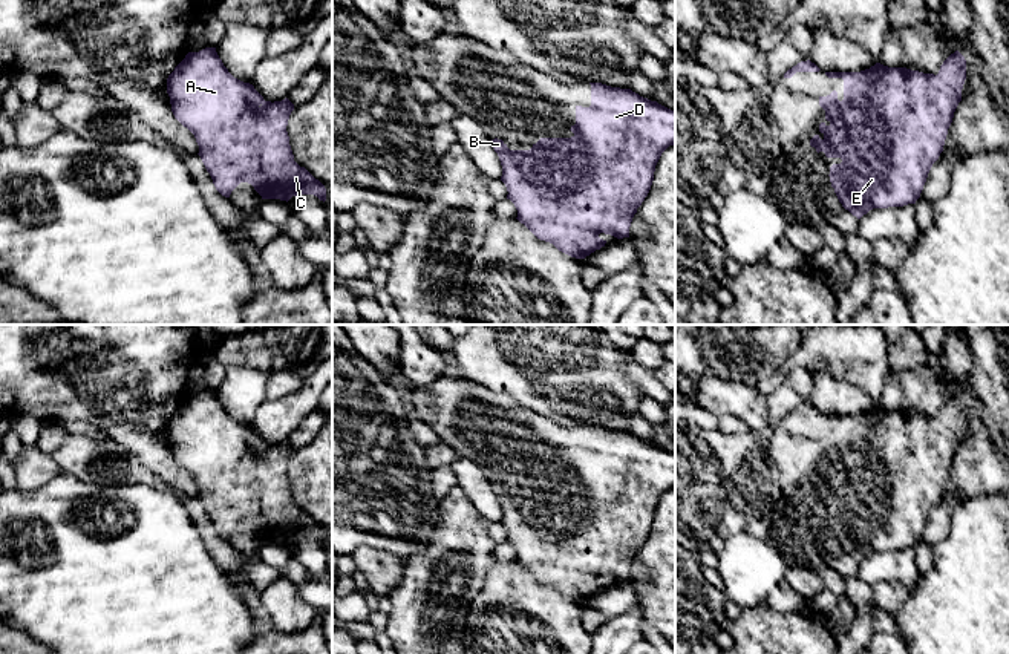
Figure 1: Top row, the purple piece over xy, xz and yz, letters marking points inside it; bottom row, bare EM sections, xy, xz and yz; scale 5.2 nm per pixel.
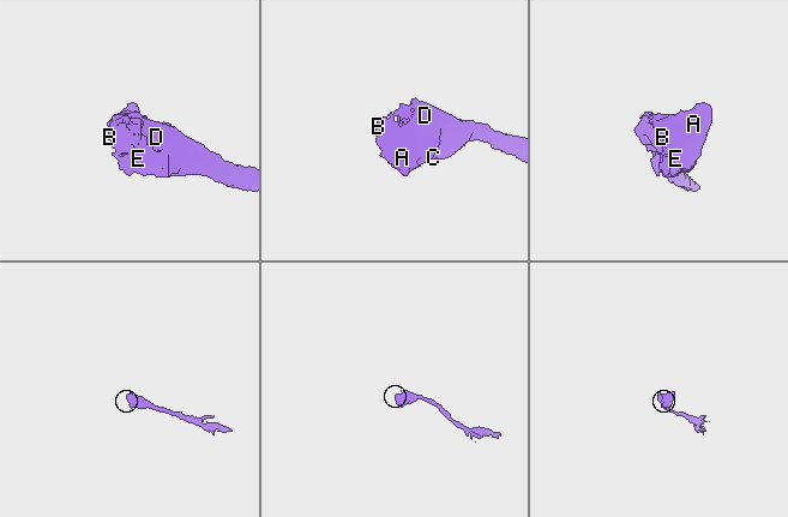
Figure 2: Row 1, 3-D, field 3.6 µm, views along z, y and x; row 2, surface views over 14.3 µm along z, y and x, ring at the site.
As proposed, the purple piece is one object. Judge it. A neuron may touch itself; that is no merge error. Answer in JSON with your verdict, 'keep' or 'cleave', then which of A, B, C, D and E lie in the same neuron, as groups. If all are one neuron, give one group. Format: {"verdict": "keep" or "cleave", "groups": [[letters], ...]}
{"verdict": "keep", "groups": [["A", "B", "C", "D", "E"]]}

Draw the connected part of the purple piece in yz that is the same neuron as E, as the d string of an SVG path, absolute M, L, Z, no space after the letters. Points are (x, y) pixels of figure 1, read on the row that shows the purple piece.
M955 51L943 61L937 75L880 63L860 72L825 75L844 80L844 100L838 100L836 90L819 96L830 124L819 124L824 138L815 135L810 146L827 158L842 159L830 167L828 175L842 207L860 219L873 208L916 204L932 164L943 152L948 129L962 101L965 57Z

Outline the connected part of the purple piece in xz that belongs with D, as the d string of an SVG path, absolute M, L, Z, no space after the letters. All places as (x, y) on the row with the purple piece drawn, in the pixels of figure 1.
M591 84L591 106L576 106L576 124L571 138L540 138L530 150L510 150L502 139L491 139L491 147L502 165L501 181L507 187L507 199L518 210L518 221L537 239L553 244L559 251L585 259L605 247L599 234L617 239L629 237L629 227L637 208L648 196L655 165L661 153L675 144L675 110L640 96L631 89Z

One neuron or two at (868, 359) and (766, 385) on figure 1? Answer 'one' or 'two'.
one

